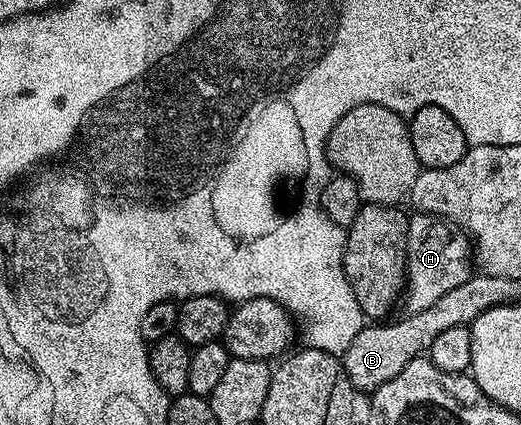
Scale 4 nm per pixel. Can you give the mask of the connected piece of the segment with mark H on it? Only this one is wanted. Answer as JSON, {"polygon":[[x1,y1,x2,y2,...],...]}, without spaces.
{"polygon":[[418,216,410,218,410,233,406,235,406,281,408,285,404,290,404,302,406,298,405,313,407,315,424,312,424,308,432,308,432,304,436,304,436,300,440,300,444,292,452,292,452,288,460,288,460,284,464,284,472,277,472,269,470,270,470,262,472,266,471,239,445,221,431,221,426,216,418,217,422,219,416,217]]}

